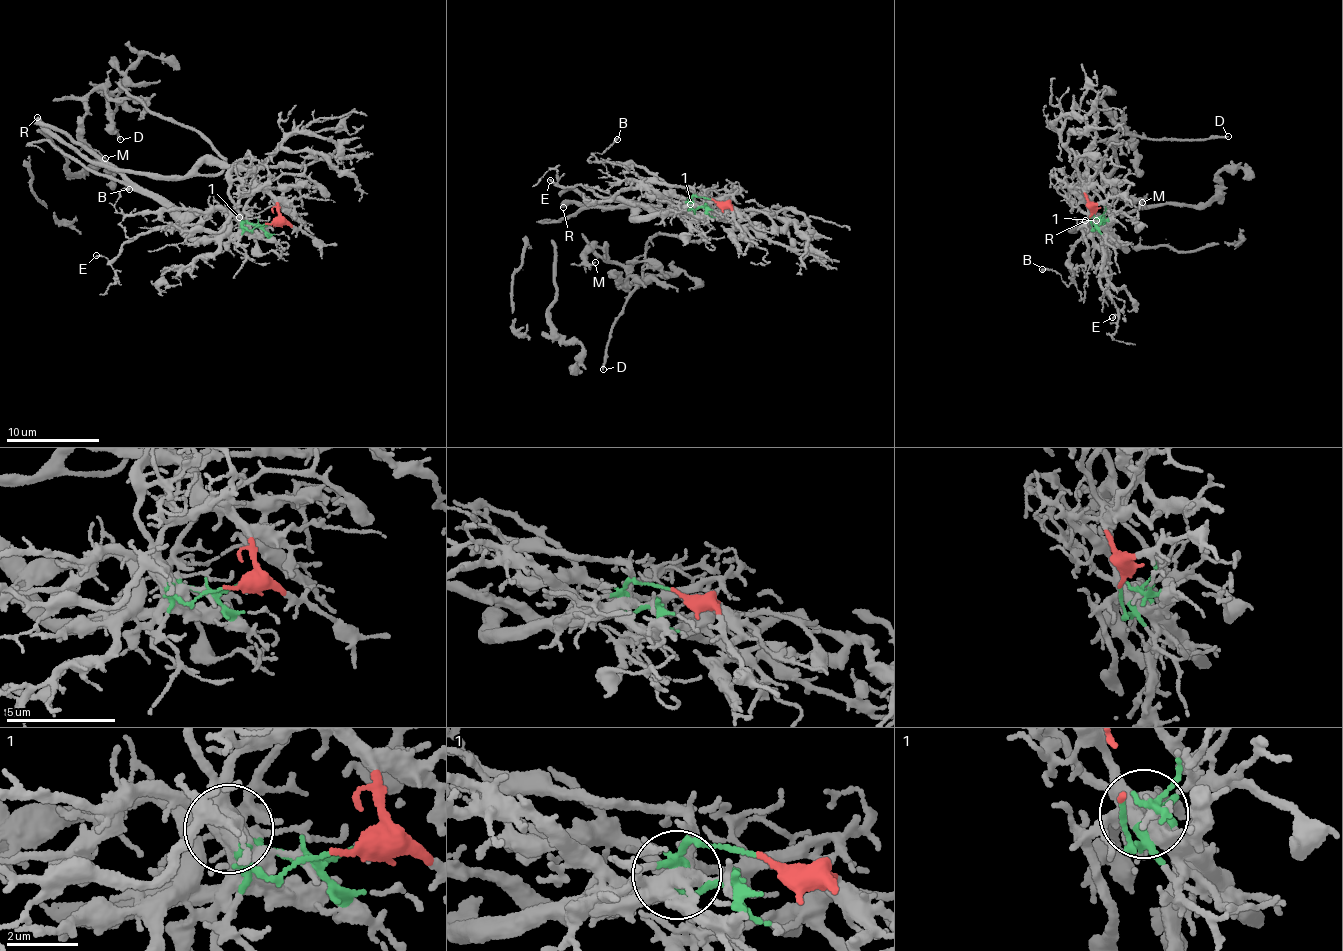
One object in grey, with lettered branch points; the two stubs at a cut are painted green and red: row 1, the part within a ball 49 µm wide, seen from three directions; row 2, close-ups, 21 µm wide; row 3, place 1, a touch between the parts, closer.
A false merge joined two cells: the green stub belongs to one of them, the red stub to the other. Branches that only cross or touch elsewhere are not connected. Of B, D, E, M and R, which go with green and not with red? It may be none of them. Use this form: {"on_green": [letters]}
{"on_green": ["B", "E"]}

